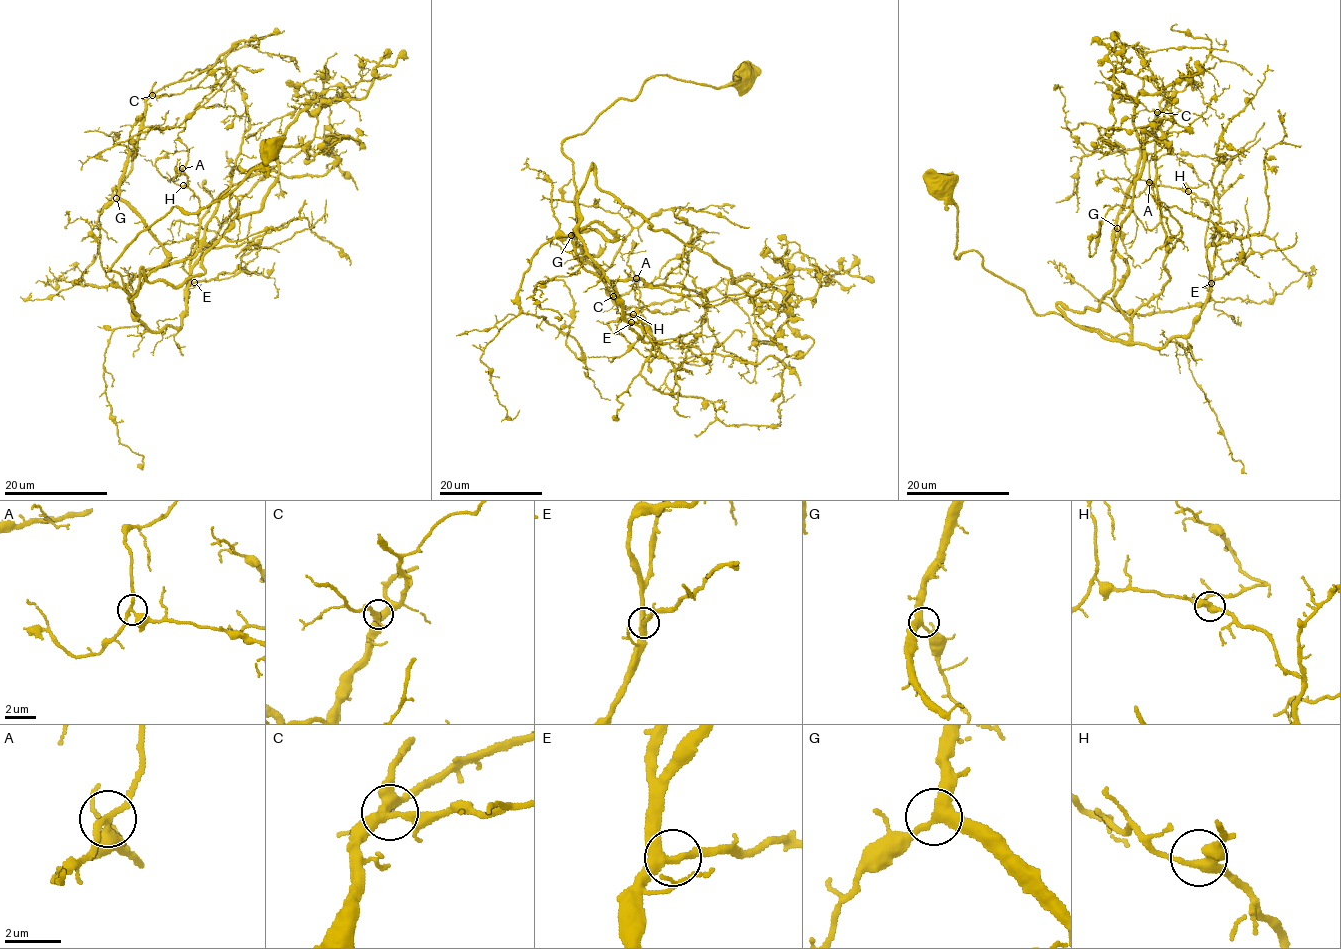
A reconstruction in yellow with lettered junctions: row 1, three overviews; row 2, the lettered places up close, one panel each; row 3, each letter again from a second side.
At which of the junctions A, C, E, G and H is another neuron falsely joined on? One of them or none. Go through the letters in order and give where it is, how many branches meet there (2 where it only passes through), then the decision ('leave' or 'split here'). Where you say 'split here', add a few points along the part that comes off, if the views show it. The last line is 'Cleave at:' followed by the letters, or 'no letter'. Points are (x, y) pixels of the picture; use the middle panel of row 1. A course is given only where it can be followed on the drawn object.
A: (636, 278) | 3 | leave
C: (613, 296) | 3 | leave
E: (631, 322) | 3 | leave
G: (571, 235) | 3 | leave
H: (633, 314) | 3 | leave
Cleave at: no letter

